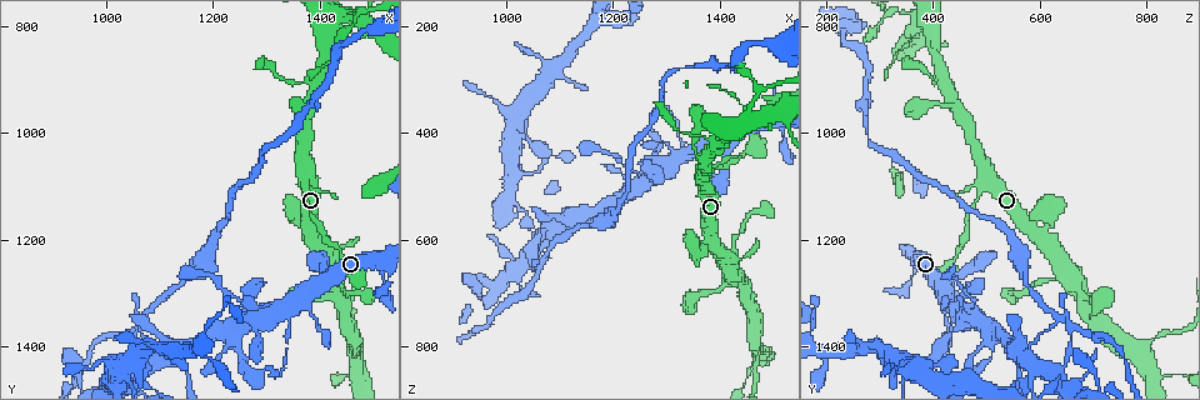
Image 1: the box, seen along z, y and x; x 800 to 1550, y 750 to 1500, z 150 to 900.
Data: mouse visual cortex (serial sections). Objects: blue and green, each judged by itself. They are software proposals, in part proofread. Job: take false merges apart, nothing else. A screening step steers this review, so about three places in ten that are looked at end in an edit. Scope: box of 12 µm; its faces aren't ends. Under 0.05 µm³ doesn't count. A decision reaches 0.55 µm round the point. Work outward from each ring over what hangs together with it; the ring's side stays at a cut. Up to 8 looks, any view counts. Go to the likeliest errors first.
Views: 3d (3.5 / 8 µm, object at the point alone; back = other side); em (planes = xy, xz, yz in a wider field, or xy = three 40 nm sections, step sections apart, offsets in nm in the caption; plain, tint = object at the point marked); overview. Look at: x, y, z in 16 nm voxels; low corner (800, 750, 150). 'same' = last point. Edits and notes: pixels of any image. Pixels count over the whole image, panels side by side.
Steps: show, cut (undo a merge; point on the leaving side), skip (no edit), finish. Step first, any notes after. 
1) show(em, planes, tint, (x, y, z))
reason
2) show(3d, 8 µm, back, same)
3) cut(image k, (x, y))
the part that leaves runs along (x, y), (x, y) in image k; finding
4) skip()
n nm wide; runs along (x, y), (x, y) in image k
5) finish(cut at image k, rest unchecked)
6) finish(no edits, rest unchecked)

show(3d, 3.5 µm, (1340, 1325, 440))
sudden change in width

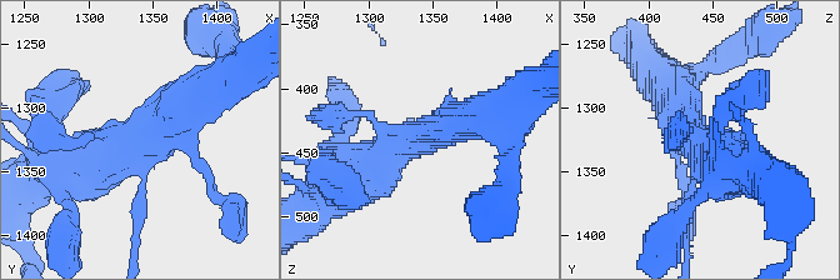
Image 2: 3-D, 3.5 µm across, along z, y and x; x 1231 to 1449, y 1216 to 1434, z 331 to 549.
show(em, xy, step 5, tint, (1336, 1330, 440))
shape alone is not enough

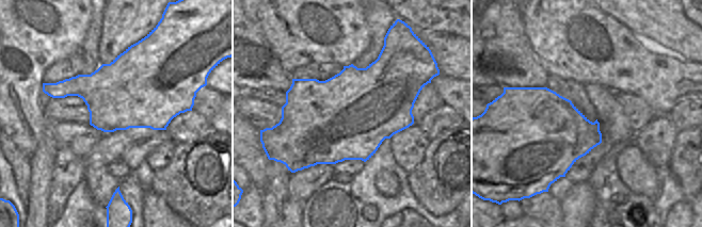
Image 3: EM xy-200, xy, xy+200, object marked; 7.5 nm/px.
skip()
all the same cell

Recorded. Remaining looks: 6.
show(3d, 3.5 µm, (1140, 1405, 555))
looks like a crossing

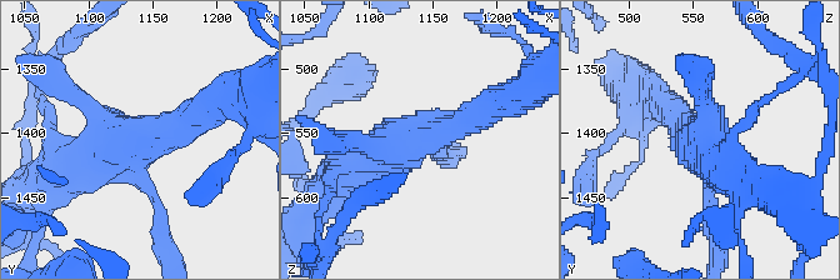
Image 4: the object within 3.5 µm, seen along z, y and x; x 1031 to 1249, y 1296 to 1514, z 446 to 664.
show(em, planes, plain, (1140, 1406, 550))

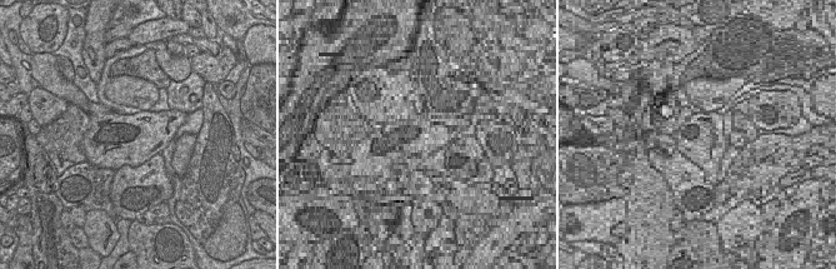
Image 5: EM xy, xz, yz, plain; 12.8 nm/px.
show(em, planes, tint, same)

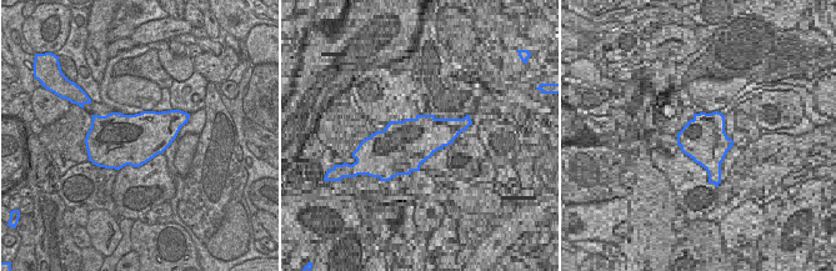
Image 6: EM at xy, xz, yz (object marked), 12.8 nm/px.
skip()
arms of 150, 250, 350, 600 nm; continuous, no second cell

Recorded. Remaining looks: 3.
show(3d, 8 µm, (1060, 1360, 660))
two arms in line, one across

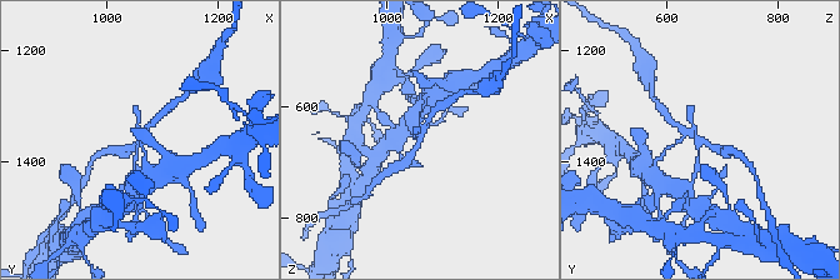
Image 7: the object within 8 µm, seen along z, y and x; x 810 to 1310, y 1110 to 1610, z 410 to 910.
show(em, planes, tint, (1060, 1365, 660))

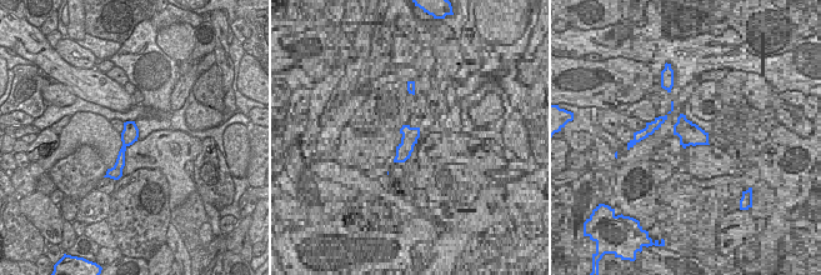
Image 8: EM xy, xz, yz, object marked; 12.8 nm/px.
skip()
runs along (131, 124), (120, 164), (110, 171) in image 8; one cell here

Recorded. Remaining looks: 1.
finish(no edits, rest unchecked)

